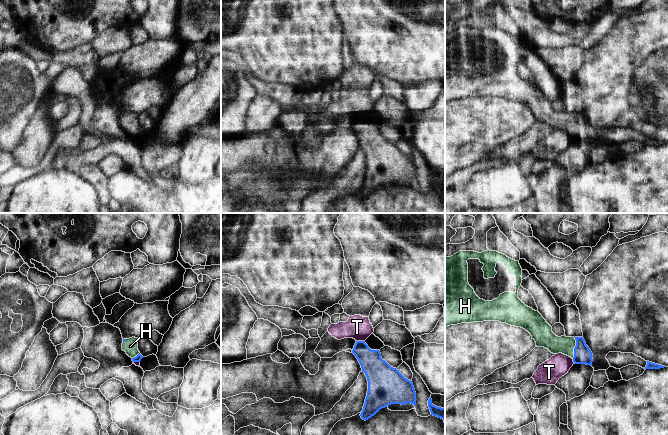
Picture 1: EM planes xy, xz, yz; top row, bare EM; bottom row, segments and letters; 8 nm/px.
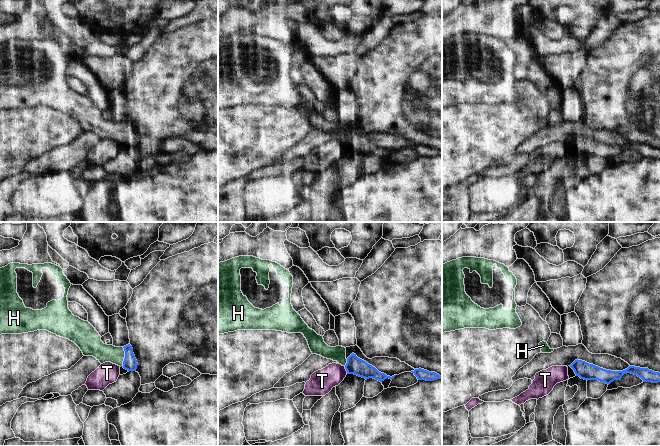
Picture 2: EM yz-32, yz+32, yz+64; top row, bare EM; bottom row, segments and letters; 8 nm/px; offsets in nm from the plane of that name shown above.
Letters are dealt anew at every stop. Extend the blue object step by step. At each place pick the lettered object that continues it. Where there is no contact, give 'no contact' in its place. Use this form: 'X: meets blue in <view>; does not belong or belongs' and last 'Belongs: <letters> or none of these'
H: meets blue in yz; belongs
T: meets blue in xz; does not belong
Belongs: H

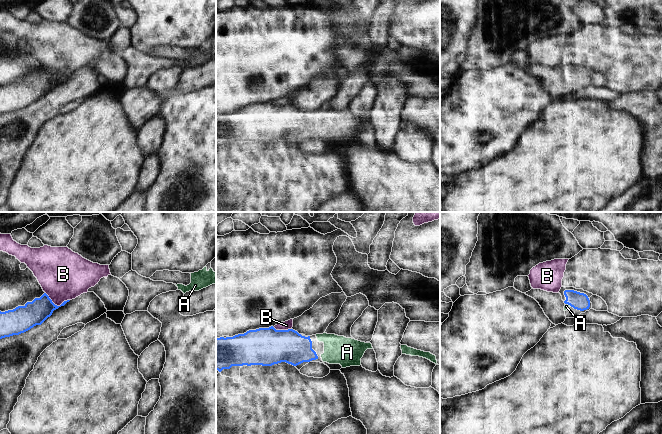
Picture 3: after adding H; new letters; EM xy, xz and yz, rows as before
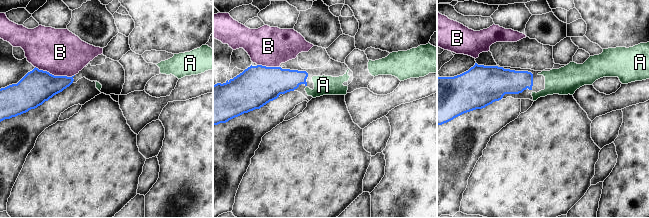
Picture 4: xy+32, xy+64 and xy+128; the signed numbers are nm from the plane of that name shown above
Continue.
A: meets blue in yz; belongs
B: meets blue in xy; does not belong
Belongs: A

